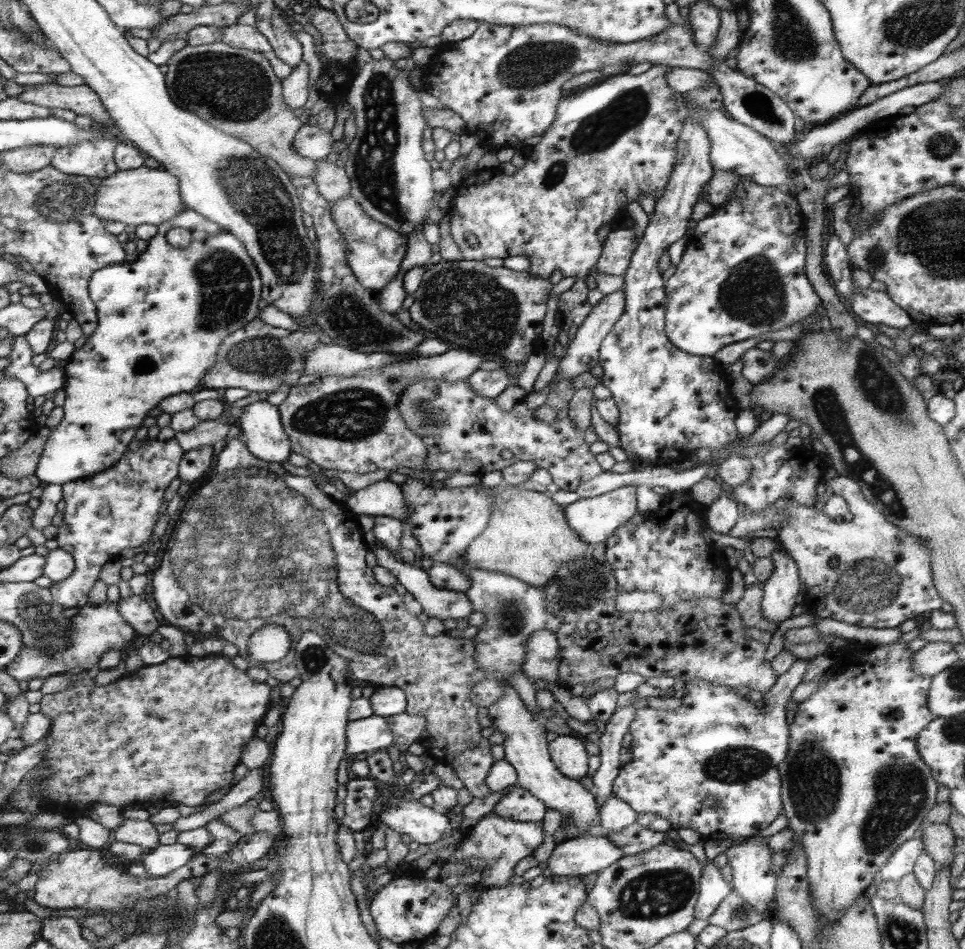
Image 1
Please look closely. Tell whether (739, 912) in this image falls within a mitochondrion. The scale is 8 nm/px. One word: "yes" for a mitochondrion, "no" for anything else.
yes

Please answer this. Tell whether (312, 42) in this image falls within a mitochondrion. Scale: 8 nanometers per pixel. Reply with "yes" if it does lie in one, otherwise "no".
no

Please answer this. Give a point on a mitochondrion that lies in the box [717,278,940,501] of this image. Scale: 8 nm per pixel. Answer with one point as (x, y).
(879, 387)

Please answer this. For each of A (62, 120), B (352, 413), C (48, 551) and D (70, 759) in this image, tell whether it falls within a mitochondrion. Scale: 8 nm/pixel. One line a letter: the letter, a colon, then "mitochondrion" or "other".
A: other
B: mitochondrion
C: other
D: other

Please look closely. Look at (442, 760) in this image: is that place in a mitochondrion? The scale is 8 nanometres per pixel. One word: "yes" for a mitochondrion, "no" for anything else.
no

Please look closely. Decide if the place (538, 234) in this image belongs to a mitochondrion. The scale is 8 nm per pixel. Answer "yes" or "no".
no

